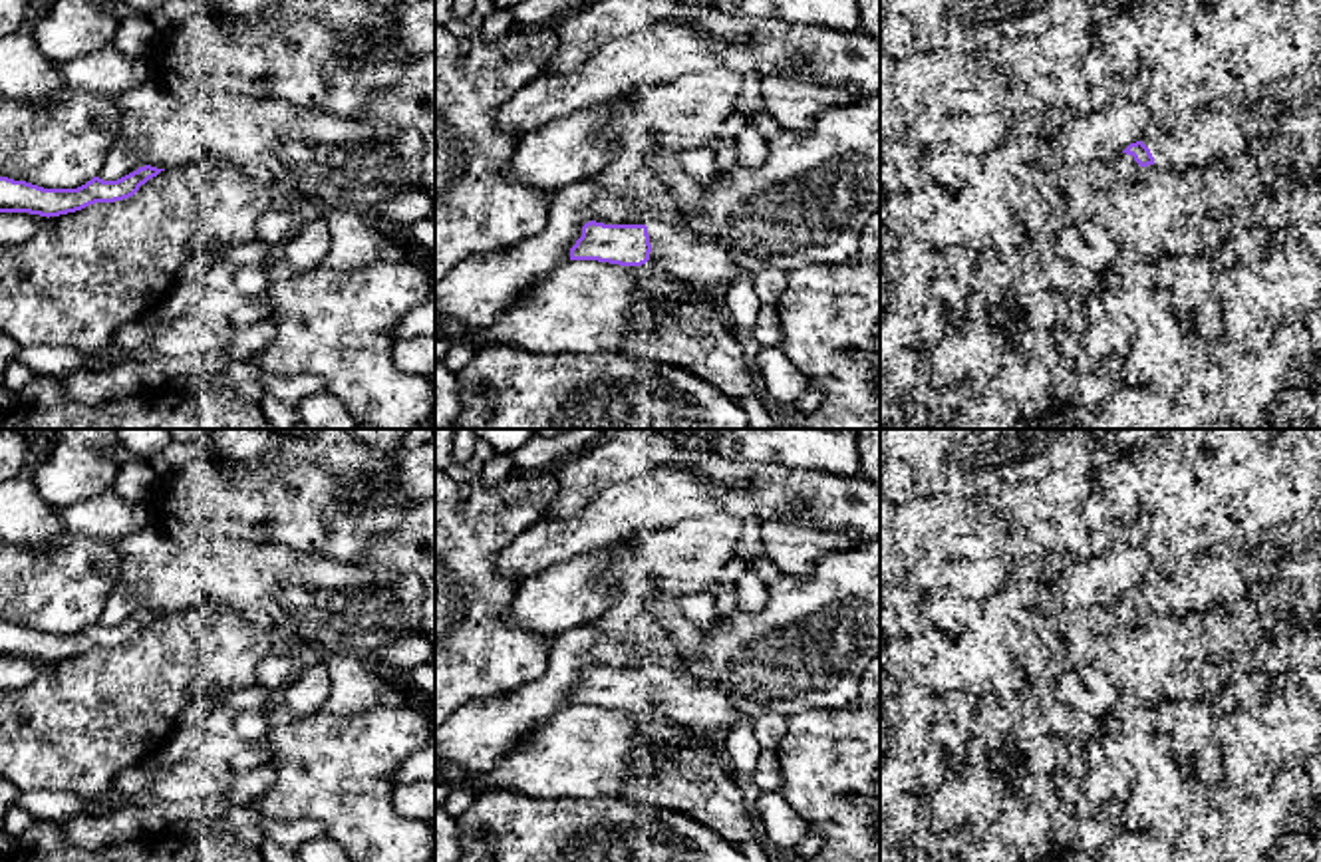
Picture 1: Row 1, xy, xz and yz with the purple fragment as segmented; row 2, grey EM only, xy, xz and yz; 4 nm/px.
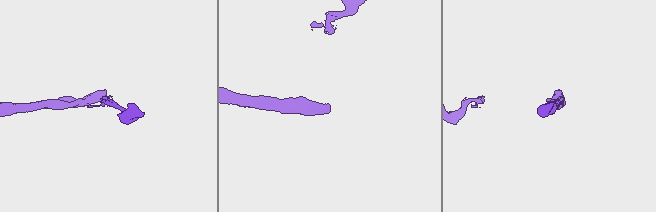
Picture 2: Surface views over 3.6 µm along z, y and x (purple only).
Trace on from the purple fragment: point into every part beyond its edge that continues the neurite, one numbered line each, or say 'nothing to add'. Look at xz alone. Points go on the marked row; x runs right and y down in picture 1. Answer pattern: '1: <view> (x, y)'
1: xz (680, 251)

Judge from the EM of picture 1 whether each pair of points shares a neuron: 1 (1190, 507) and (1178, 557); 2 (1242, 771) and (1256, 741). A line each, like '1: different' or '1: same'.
1: different
2: same

